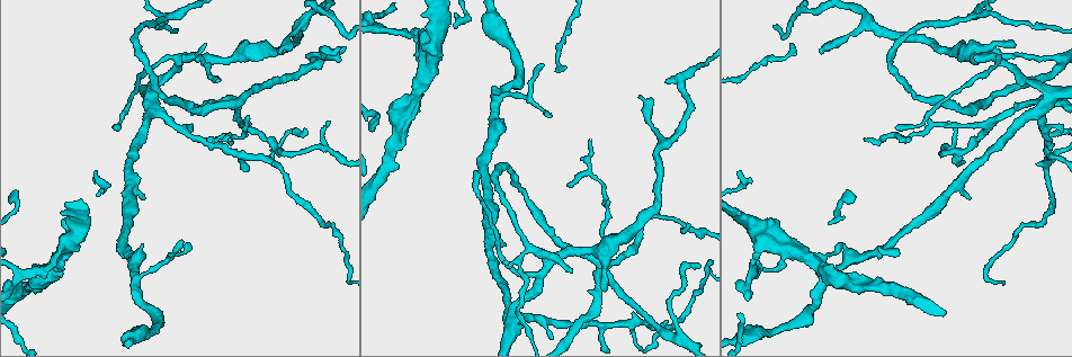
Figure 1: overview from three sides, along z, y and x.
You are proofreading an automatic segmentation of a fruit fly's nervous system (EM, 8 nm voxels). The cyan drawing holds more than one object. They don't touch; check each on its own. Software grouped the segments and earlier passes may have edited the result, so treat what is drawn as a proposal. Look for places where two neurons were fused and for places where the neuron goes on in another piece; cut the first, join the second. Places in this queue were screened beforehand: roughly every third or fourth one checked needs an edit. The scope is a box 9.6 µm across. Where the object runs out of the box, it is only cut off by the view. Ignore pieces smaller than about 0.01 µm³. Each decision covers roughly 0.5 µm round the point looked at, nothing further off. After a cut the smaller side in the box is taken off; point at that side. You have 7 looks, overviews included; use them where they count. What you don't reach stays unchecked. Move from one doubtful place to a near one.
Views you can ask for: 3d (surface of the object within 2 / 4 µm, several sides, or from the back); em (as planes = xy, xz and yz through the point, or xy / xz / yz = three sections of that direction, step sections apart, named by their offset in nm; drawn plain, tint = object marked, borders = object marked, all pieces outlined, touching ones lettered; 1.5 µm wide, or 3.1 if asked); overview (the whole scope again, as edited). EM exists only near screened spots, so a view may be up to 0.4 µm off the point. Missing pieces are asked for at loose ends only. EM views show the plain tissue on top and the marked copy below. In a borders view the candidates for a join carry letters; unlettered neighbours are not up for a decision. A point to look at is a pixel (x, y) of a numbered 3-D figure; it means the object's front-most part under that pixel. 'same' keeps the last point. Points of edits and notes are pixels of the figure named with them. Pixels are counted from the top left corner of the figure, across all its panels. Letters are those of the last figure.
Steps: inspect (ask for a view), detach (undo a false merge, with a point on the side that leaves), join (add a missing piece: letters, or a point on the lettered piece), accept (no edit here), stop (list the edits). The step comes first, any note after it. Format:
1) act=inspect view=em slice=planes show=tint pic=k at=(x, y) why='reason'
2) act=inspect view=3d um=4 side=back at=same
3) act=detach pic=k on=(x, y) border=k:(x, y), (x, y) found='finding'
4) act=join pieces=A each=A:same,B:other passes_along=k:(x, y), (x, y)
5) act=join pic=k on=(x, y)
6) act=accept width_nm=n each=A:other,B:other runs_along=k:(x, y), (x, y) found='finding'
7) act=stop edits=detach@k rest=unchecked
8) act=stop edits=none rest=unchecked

act=inspect view=3d um=4 pic=1 at=(762, 243) why='thick turns thin'

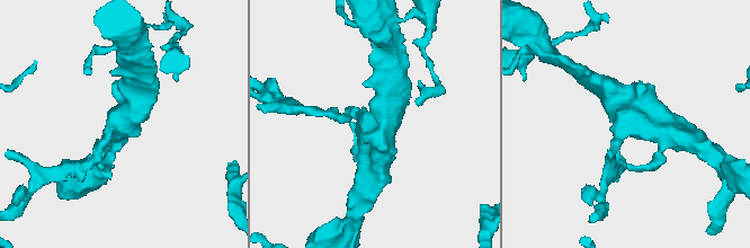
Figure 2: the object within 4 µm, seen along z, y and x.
act=inspect view=em slice=planes show=tint pic=2 at=(622, 122)

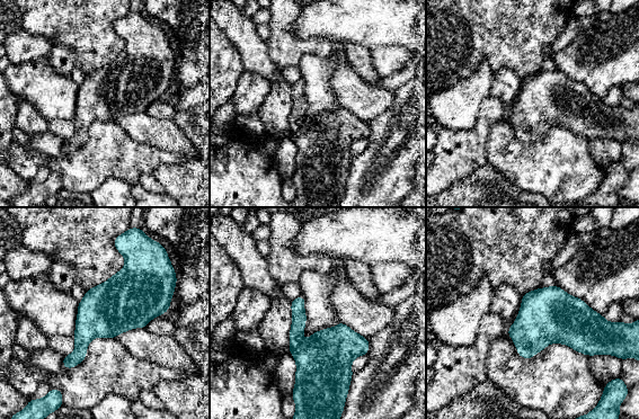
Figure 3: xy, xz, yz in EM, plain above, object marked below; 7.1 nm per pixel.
act=inspect view=em slice=planes show=borders at=same

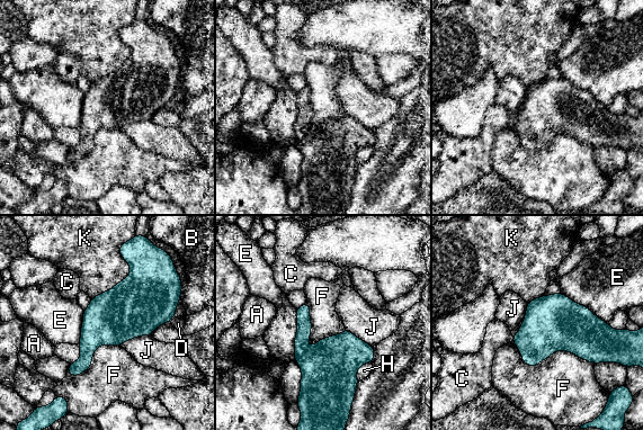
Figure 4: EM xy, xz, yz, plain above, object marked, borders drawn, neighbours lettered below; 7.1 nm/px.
act=accept width_nm=420 each=A:other,B:other,C:other,D:other,E:other,F:other,H:other,J:other,K:other border=4:(151, 334), (127, 339), (121, 346) found='one neuron here'

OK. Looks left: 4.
act=inspect view=em slice=xy step=4 show=tint pic=1 at=(230, 140) why='branch stops here'

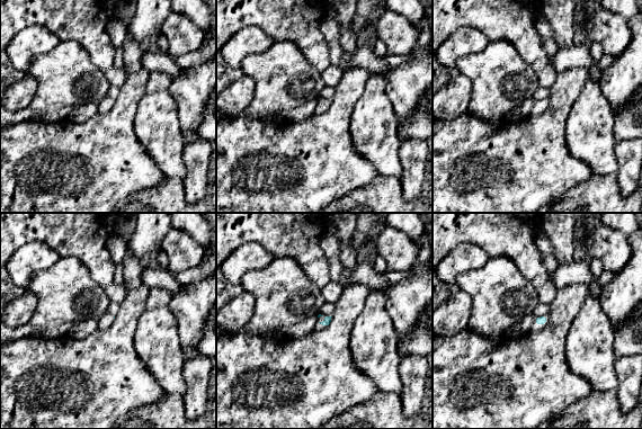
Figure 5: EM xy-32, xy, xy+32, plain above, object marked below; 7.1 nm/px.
act=inspect view=em slice=planes show=tint at=same

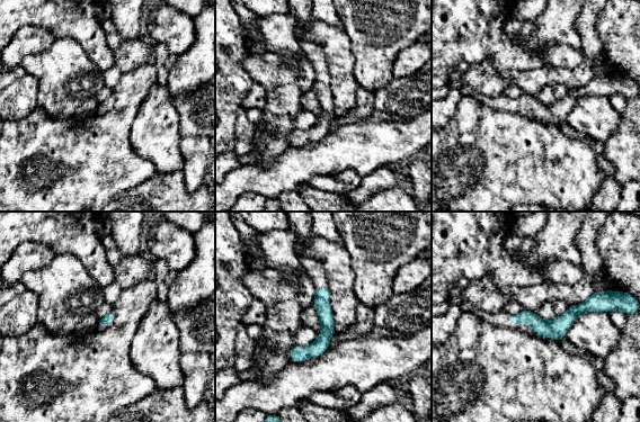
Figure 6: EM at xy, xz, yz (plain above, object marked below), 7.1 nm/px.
act=inspect view=em slice=planes show=borders at=same

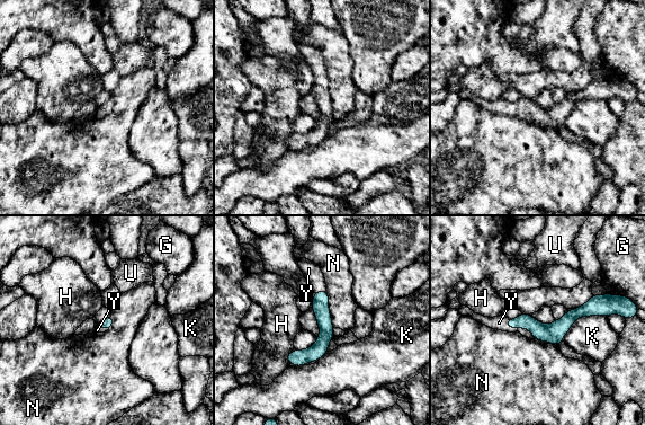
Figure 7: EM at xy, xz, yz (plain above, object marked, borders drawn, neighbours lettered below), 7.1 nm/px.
act=join pic=7 on=(499, 322) each=G:other,H:other,K:other,N:other,U:other,Y:same found='it goes on there'

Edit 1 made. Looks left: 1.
act=stop edits=join@7 rest=unchecked

